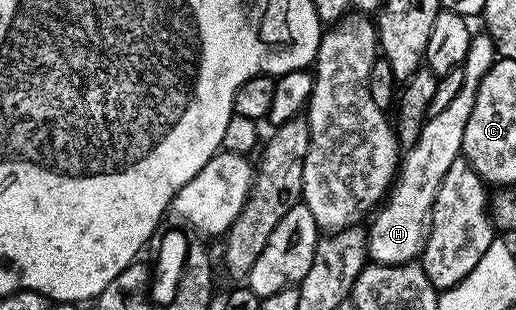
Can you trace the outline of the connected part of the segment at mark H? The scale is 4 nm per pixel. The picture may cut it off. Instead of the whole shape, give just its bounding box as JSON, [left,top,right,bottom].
[367,32,496,264]

